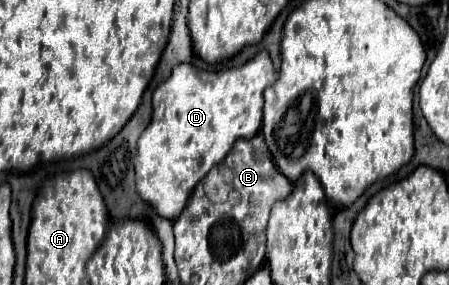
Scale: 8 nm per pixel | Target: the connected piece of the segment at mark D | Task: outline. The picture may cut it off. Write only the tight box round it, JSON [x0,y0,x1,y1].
[135,50,277,220]

